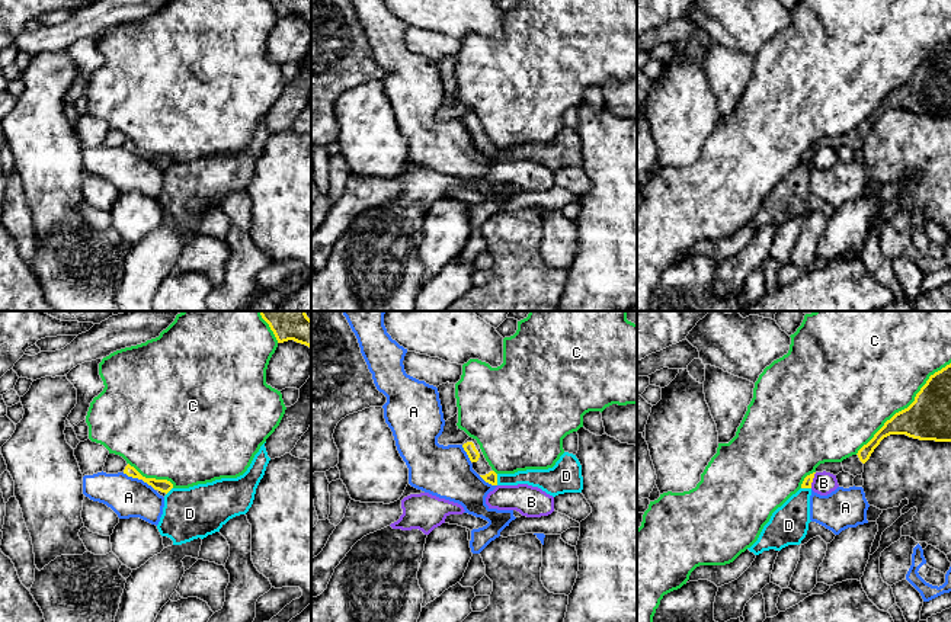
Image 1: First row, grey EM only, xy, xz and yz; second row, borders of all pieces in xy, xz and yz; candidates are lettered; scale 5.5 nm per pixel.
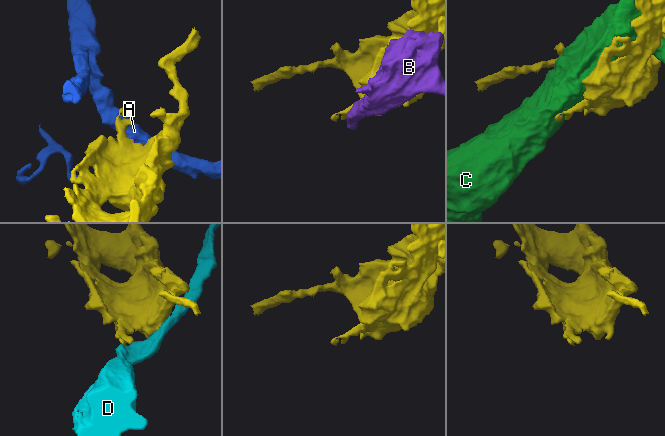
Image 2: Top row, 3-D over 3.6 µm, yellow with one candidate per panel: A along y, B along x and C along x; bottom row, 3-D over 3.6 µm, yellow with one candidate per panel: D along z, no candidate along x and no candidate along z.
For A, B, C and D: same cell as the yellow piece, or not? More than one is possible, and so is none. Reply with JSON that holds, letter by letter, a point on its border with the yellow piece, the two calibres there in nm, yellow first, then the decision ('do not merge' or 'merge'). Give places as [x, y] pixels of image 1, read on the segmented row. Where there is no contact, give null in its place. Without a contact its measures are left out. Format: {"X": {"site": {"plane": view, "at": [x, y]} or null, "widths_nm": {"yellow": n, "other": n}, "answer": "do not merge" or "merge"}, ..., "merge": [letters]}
{"A": {"site": {"plane": "xy", "at": [138, 478]}, "widths_nm": {"yellow": 70, "other": 220}, "answer": "do not merge"}, "B": {"site": {"plane": "yz", "at": [812, 480]}, "widths_nm": {"yellow": 50, "other": 130}, "answer": "do not merge"}, "C": {"site": {"plane": "yz", "at": [905, 409]}, "widths_nm": {"yellow": 240, "other": 480}, "answer": "do not merge"}, "D": {"site": {"plane": "xz", "at": [496, 480]}, "widths_nm": {"yellow": 60, "other": 110}, "answer": "do not merge"}, "merge": []}

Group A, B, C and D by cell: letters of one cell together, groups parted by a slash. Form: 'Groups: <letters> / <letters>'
Groups: A / B / C / D

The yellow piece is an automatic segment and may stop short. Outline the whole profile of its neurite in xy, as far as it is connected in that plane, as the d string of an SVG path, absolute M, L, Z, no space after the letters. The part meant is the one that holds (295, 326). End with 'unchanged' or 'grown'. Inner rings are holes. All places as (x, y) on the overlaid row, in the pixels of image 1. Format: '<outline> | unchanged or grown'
M260 311L278 343L294 340L311 349L311 320L305 311Z | unchanged

